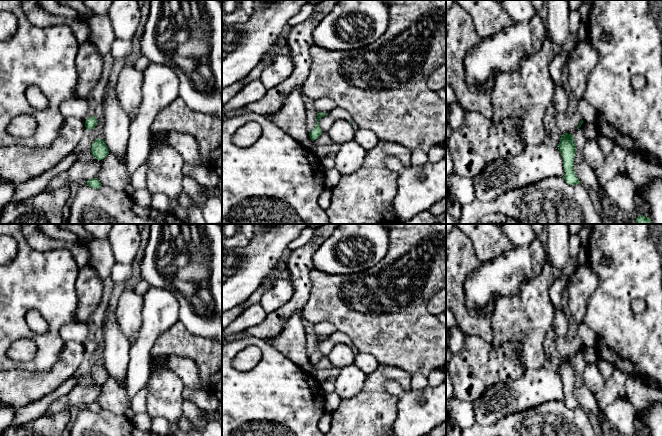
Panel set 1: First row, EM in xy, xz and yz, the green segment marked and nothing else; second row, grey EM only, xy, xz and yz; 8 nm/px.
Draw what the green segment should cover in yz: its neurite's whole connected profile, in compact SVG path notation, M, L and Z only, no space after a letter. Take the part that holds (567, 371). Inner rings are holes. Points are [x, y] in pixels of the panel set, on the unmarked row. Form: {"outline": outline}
{"outline": "M564 357L558 368L558 374L563 382L565 405L570 409L580 408L577 399L574 396L574 382L576 377L576 368L574 366L574 359Z"}

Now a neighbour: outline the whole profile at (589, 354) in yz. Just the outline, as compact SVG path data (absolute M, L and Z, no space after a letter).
M583 346L581 351L576 354L582 354L587 365L591 363L596 363L598 361L595 348L589 348L589 347Z

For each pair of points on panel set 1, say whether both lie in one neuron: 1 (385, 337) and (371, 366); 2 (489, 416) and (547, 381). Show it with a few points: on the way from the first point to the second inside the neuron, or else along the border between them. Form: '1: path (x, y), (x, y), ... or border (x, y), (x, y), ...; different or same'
1: border (360, 351), (371, 354), (379, 363); different
2: path (503, 403), (509, 397), (524, 393), (533, 388); same

